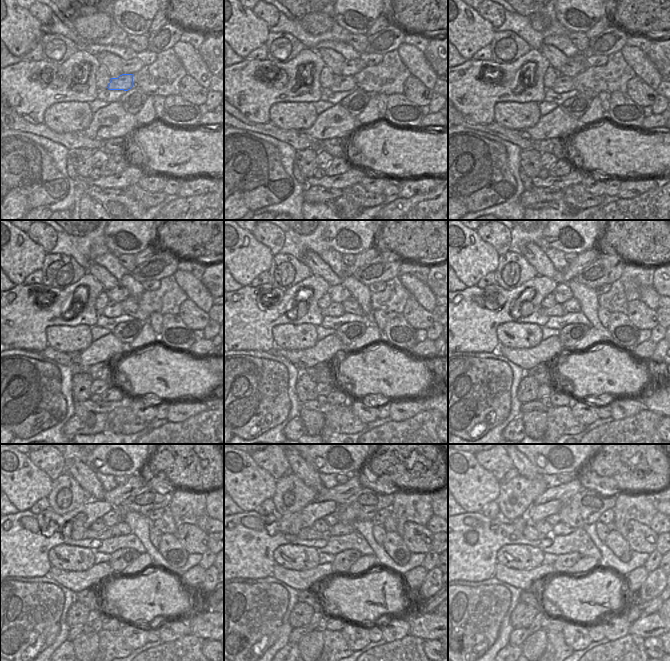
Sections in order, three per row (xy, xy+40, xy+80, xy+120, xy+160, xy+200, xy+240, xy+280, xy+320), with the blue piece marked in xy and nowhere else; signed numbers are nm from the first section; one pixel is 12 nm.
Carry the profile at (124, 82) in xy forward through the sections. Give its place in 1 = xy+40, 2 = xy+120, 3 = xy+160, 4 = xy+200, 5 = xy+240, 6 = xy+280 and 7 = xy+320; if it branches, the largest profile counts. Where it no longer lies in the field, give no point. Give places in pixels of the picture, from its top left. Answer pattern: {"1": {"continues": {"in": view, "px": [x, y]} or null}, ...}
{"1": {"continues": {"in": "xy+40", "px": [341, 82]}}, "2": {"continues": {"in": "xy+120", "px": [113, 309]}}, "3": {"continues": {"in": "xy+160", "px": [336, 309]}}, "4": {"continues": {"in": "xy+200", "px": [557, 310]}}, "5": {"continues": {"in": "xy+240", "px": [105, 534]}}, "6": {"continues": {"in": "xy+280", "px": [309, 532]}}, "7": {"continues": {"in": "xy+320", "px": [530, 532]}}}

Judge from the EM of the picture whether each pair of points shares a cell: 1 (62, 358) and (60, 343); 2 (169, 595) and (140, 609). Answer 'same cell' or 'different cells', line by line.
1: different cells
2: same cell

